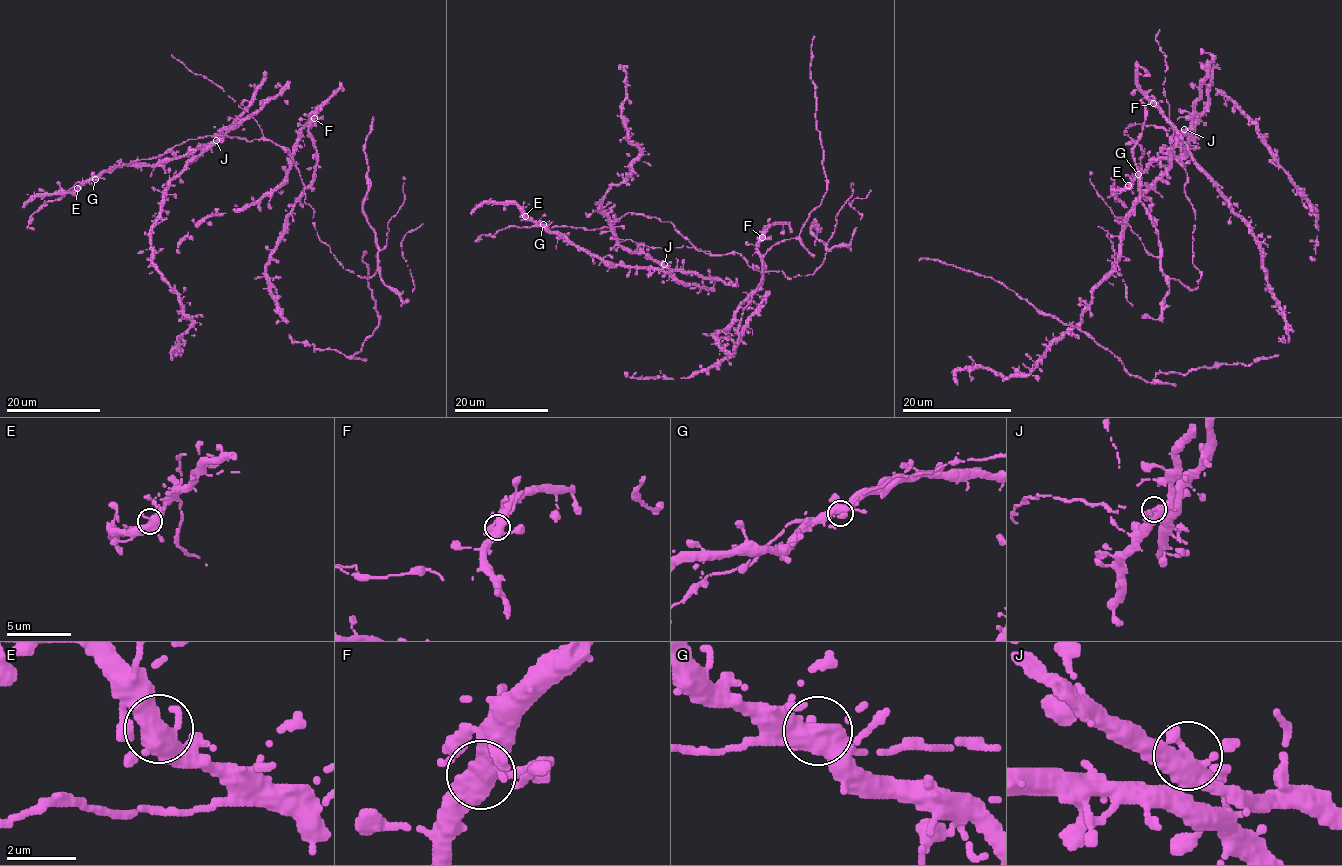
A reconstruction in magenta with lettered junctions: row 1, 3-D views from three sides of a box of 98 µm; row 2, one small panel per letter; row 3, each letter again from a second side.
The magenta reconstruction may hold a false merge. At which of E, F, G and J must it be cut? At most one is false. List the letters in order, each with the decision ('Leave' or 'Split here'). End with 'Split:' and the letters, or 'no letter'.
E: Leave
F: Leave
G: Leave
J: Leave
Split: no letter

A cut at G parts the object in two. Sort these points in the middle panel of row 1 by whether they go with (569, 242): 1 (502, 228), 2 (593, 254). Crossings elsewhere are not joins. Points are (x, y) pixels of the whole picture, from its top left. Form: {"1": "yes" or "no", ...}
{"1": "no", "2": "yes"}

